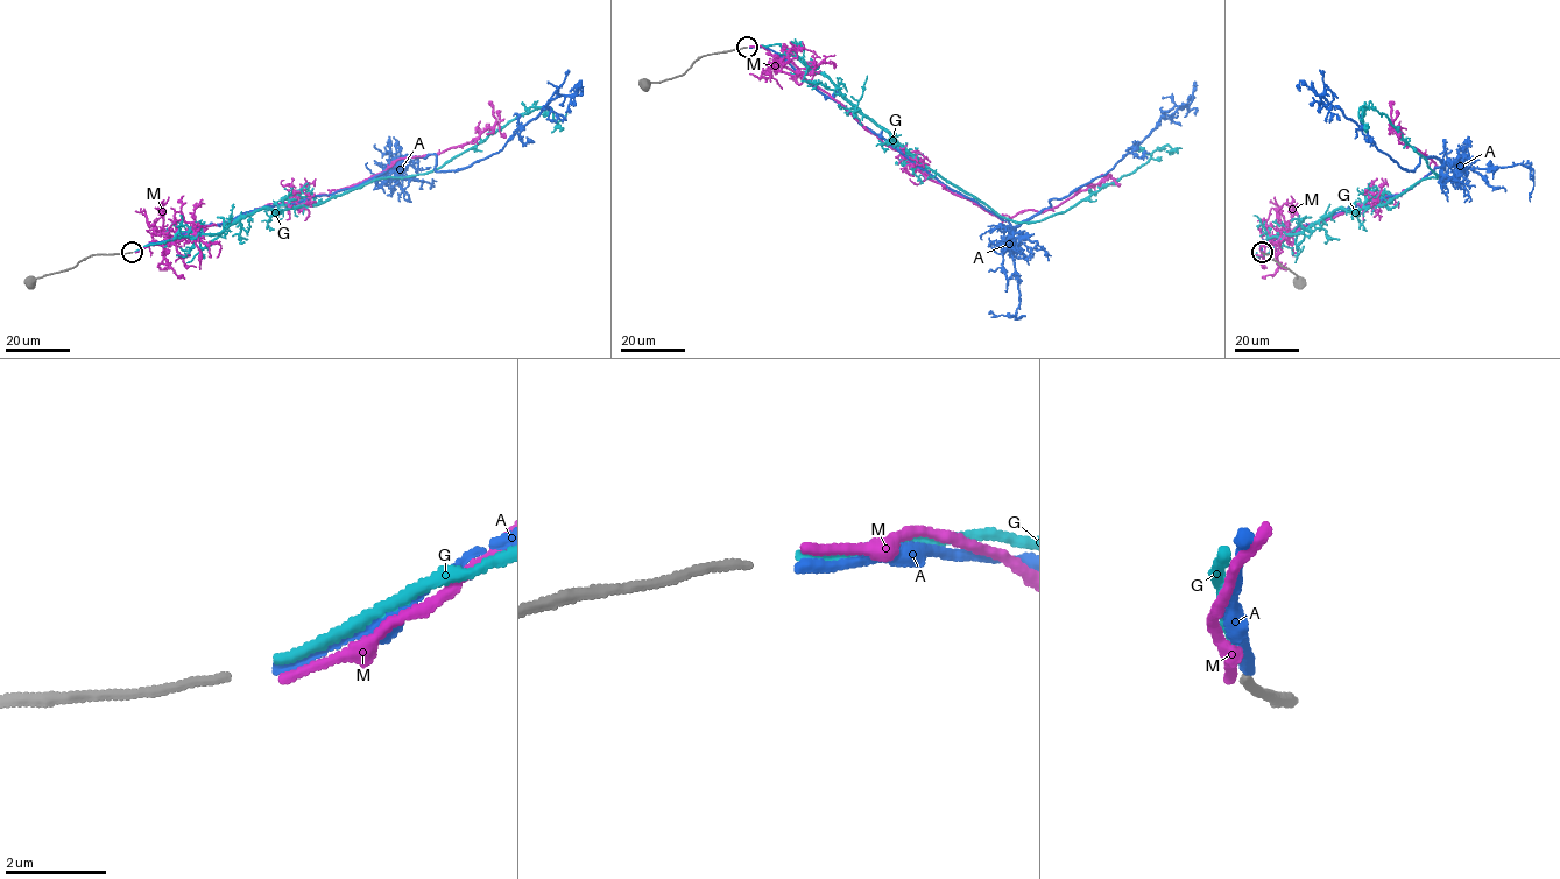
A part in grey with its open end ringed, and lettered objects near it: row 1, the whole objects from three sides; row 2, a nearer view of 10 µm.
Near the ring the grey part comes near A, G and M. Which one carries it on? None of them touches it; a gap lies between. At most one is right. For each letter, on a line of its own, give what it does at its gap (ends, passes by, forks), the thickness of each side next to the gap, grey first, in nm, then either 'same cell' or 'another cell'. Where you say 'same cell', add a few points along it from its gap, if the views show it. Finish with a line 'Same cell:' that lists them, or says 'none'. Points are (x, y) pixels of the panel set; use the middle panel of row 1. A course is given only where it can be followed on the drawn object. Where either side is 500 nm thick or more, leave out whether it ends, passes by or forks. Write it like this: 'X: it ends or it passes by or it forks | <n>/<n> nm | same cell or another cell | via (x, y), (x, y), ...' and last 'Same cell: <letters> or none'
A: it ends | 160/220 nm | another cell
G: it ends | 160/200 nm | same cell | via (749, 47), (778, 43), (821, 72), (917, 159), (1018, 223), (1066, 211), (1167, 143), (1165, 152)
M: it ends | 160/190 nm | another cell
Same cell: G

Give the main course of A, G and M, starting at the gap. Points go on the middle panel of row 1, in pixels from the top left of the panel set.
A: (749, 47), (780, 54), (860, 124), (1013, 227), (1107, 174), (1165, 112), (1188, 105), (1197, 85)
G: (749, 47), (778, 43), (821, 72), (917, 159), (1018, 223), (1066, 211), (1167, 143), (1165, 152)
M: (750, 47), (767, 49), (827, 92), (927, 177), (1006, 220), (1025, 210), (1053, 209), (1110, 177), (1105, 178)

